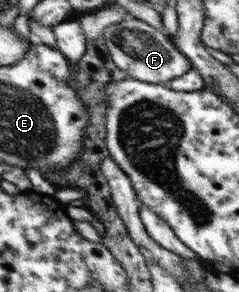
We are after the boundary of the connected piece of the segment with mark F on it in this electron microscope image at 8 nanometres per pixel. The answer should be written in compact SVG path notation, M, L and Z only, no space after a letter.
M135 17L124 18L118 24L110 25L105 33L105 41L112 61L118 68L127 72L127 76L136 80L154 84L165 84L182 76L191 69L192 63L184 54L180 54L169 35Z

